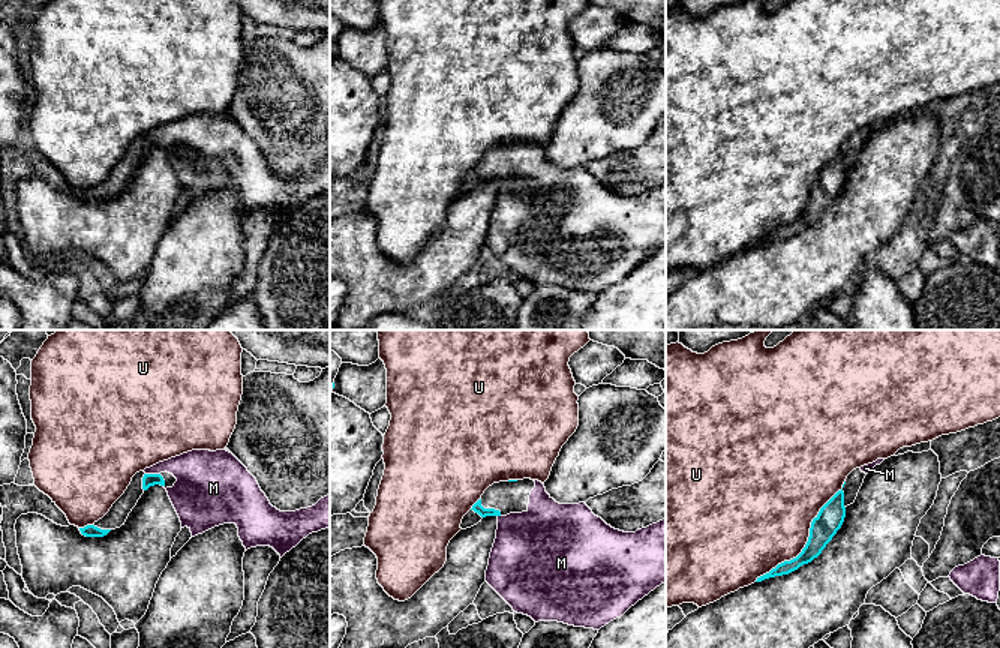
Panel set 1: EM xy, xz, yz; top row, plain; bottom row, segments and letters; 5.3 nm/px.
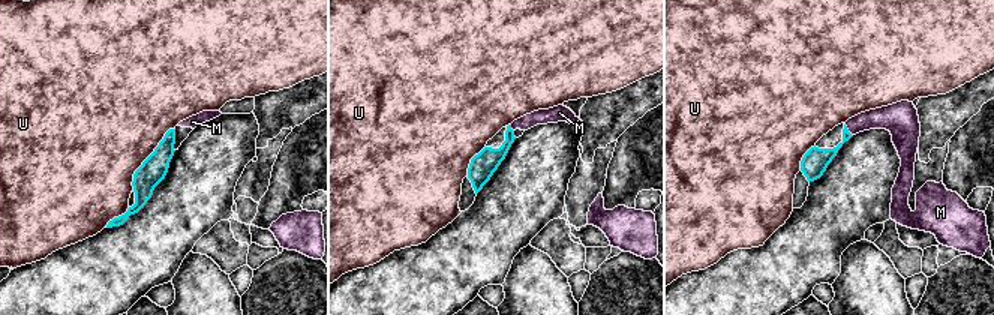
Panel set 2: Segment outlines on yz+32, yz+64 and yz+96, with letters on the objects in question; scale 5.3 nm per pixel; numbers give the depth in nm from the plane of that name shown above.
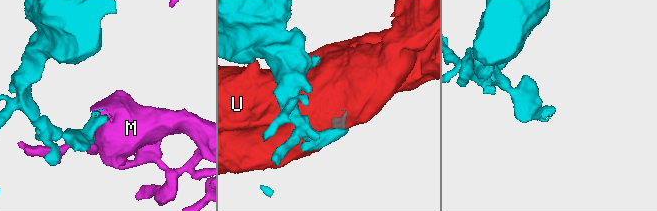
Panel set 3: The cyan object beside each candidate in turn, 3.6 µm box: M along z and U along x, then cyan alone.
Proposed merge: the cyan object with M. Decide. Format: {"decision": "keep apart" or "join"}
{"decision": "join"}

